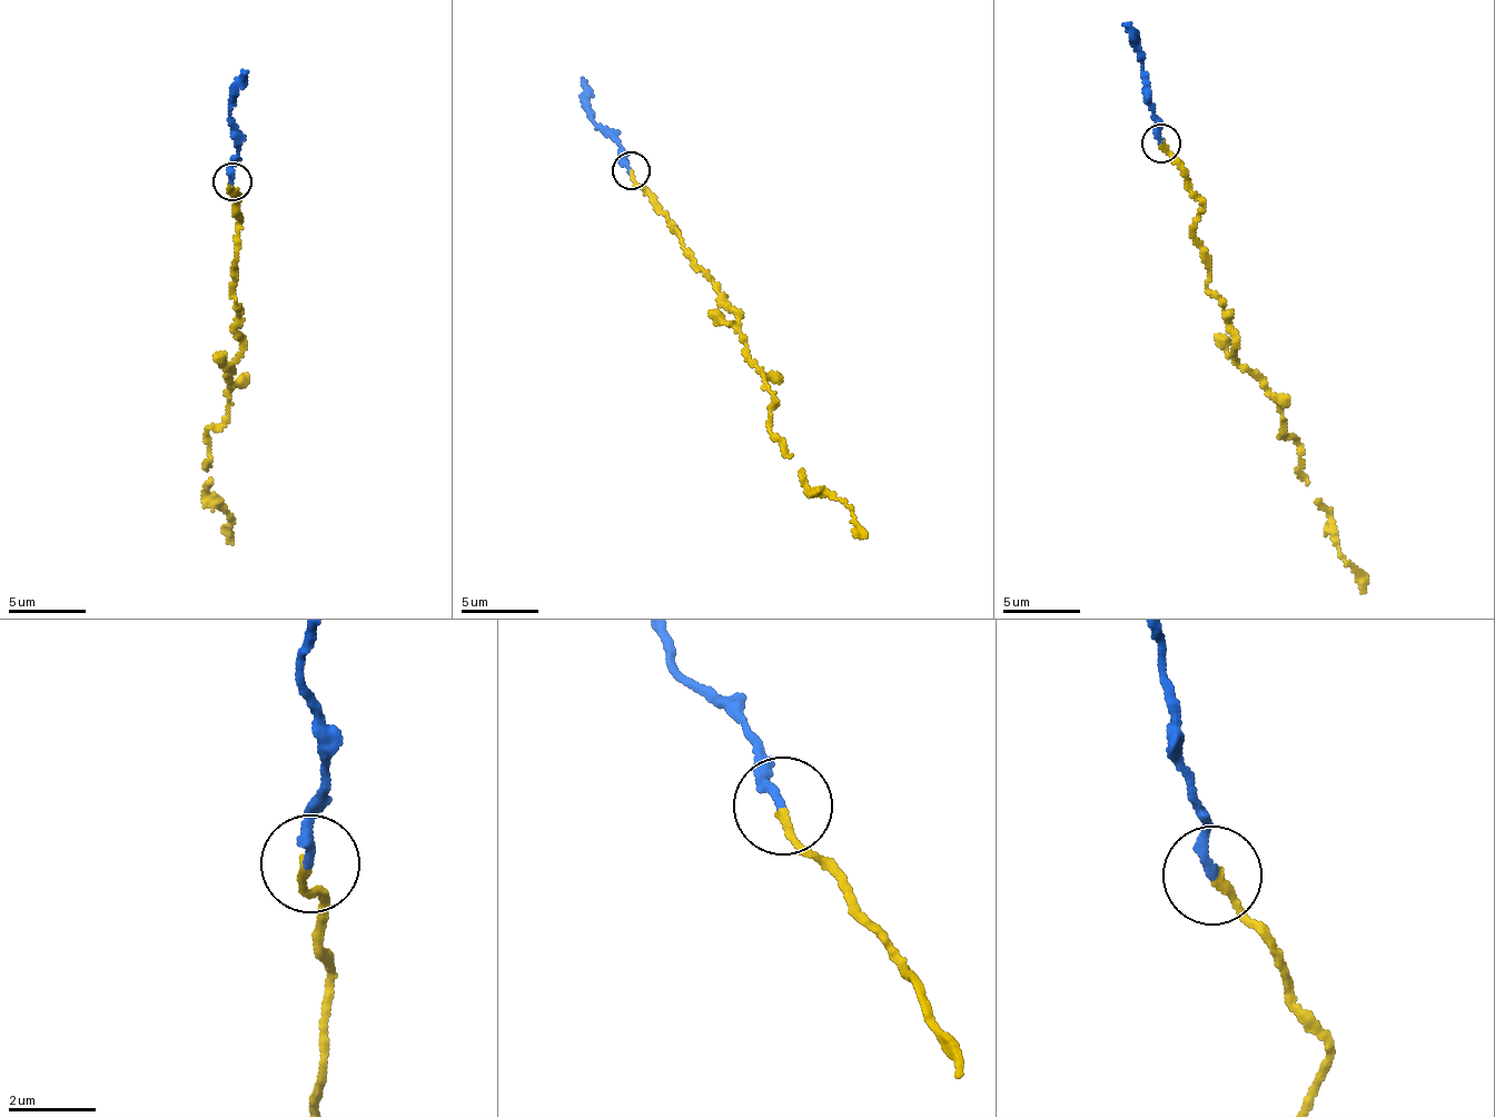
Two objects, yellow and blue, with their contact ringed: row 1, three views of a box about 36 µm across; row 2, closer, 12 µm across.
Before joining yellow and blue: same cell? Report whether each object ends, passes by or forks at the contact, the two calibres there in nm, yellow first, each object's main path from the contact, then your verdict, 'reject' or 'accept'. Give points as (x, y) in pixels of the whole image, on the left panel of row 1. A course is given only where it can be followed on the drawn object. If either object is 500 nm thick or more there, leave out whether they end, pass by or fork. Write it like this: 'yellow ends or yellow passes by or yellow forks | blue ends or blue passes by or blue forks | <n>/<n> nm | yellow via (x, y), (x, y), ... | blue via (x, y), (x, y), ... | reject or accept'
yellow ends | blue ends | 180/200 nm | yellow via (231, 183), (241, 356), (229, 372), (228, 418), (207, 430), (207, 492), (233, 521), (230, 542) | blue via (231, 183), (238, 144), (229, 117), (231, 88), (245, 73) | accept

